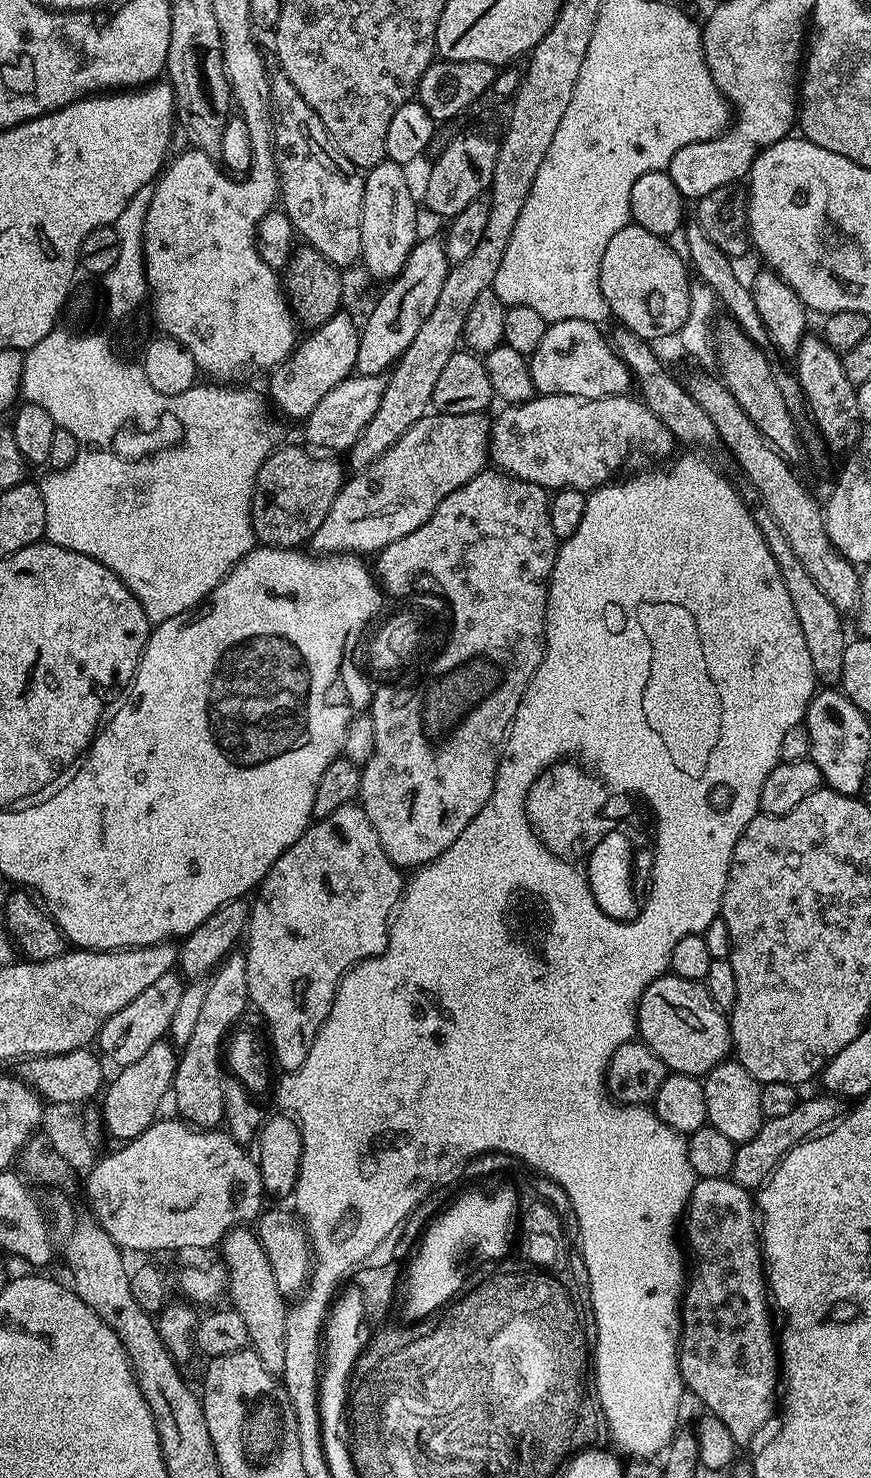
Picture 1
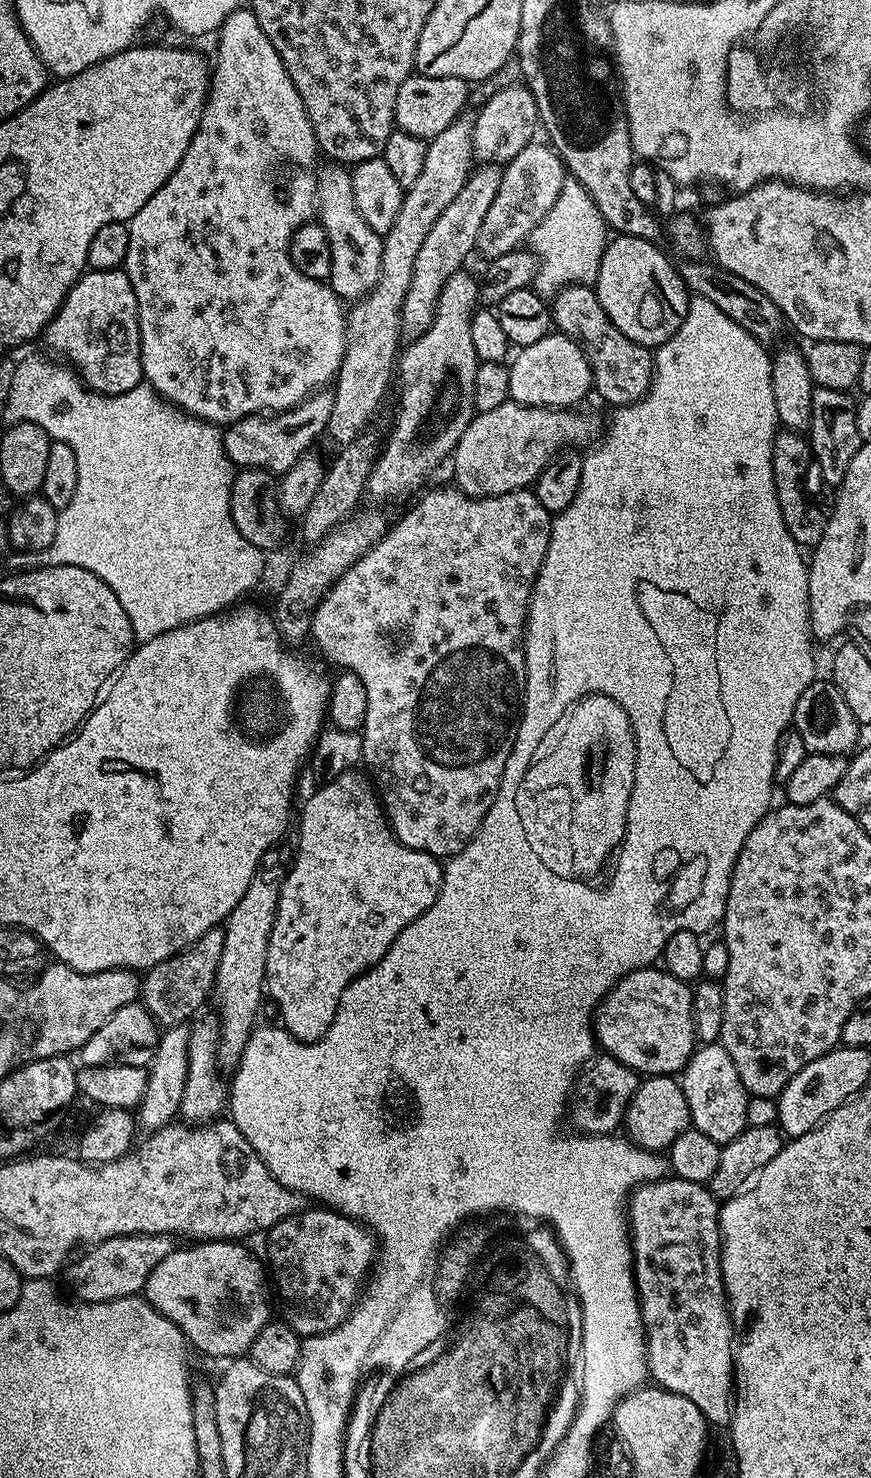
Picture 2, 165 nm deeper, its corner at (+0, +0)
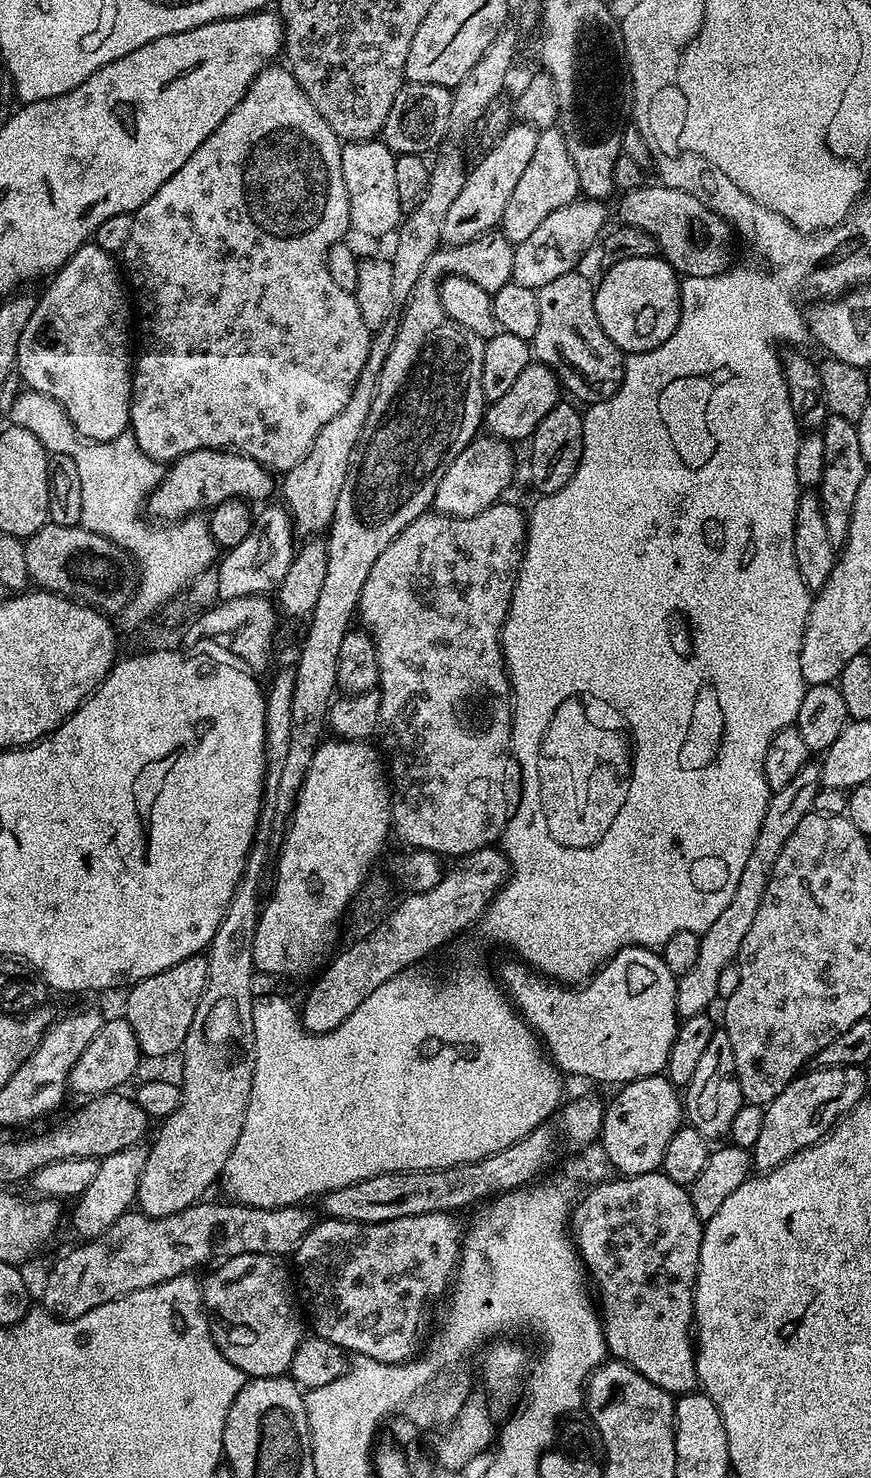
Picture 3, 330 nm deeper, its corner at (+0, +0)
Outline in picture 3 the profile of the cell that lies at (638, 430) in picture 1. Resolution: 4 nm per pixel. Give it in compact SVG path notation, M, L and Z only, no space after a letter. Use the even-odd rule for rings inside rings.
M491 434L477 435L465 446L462 454L450 462L446 474L442 474L432 508L443 516L473 516L497 503L512 480L512 448L509 441L497 440Z

